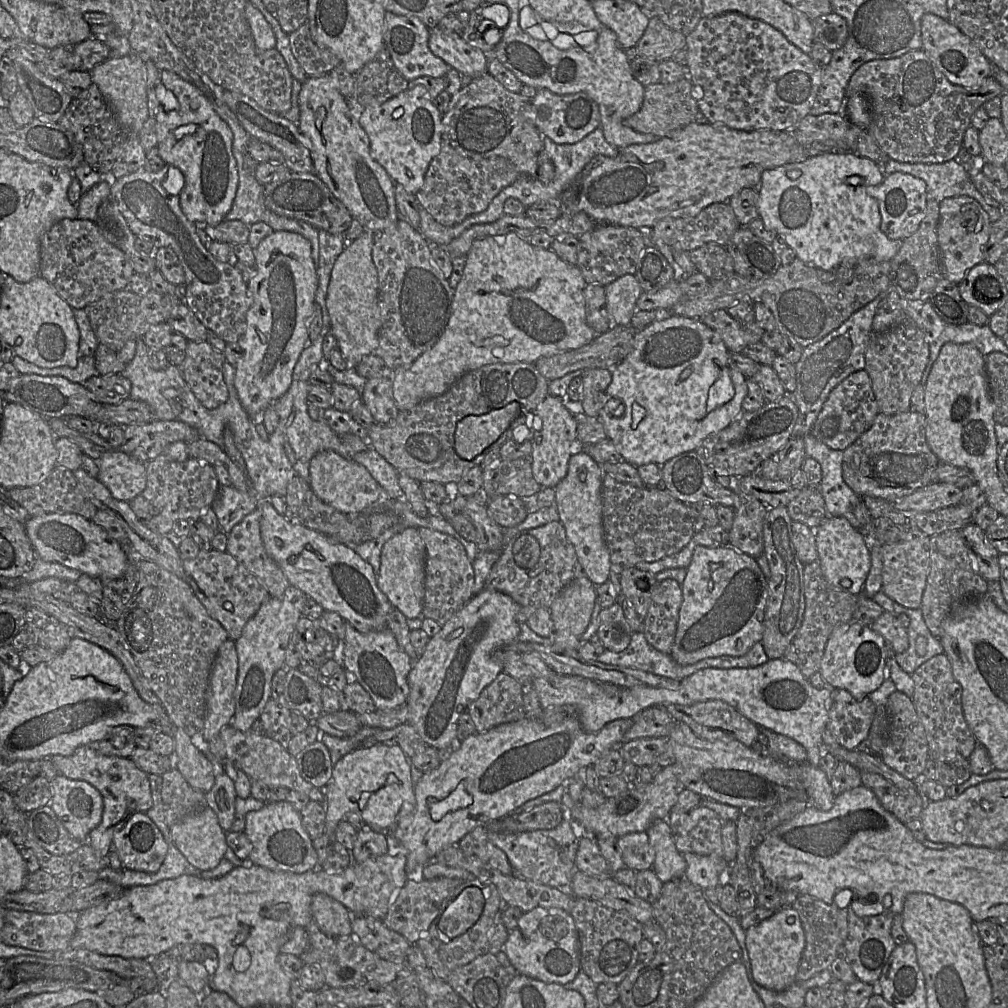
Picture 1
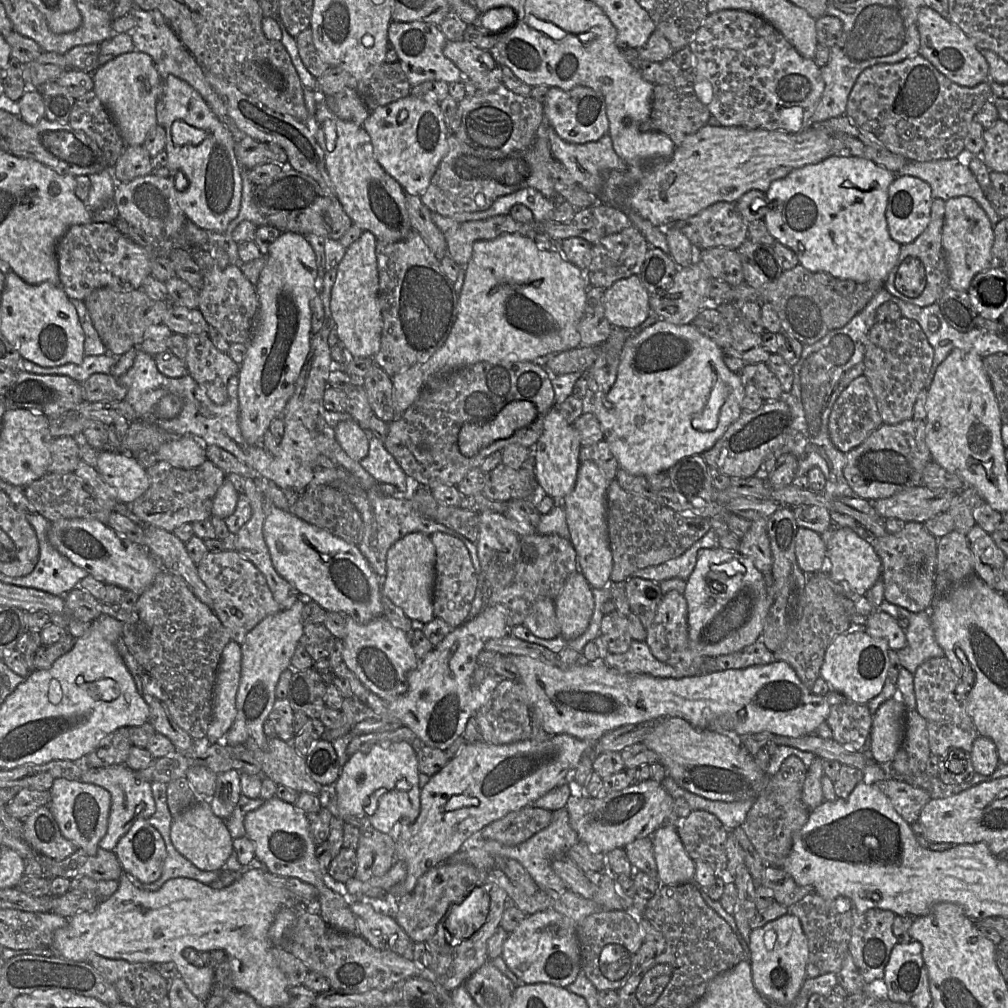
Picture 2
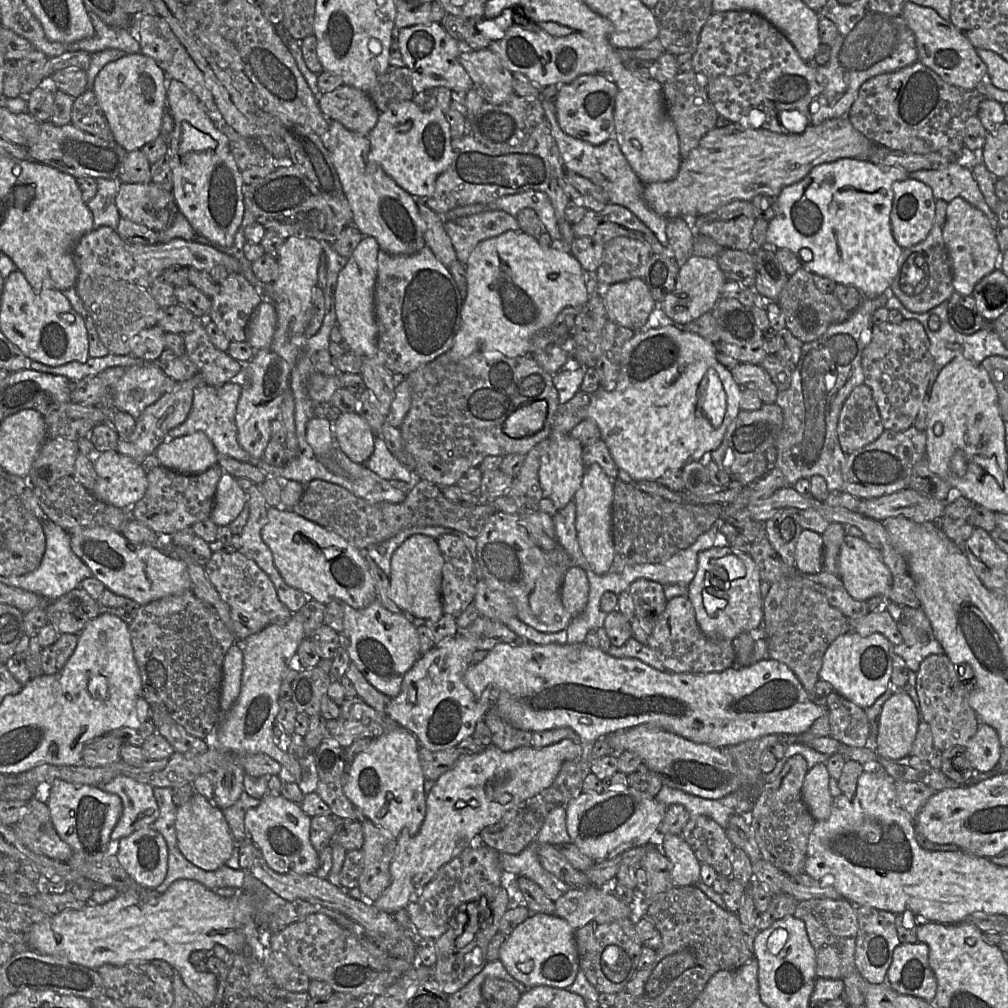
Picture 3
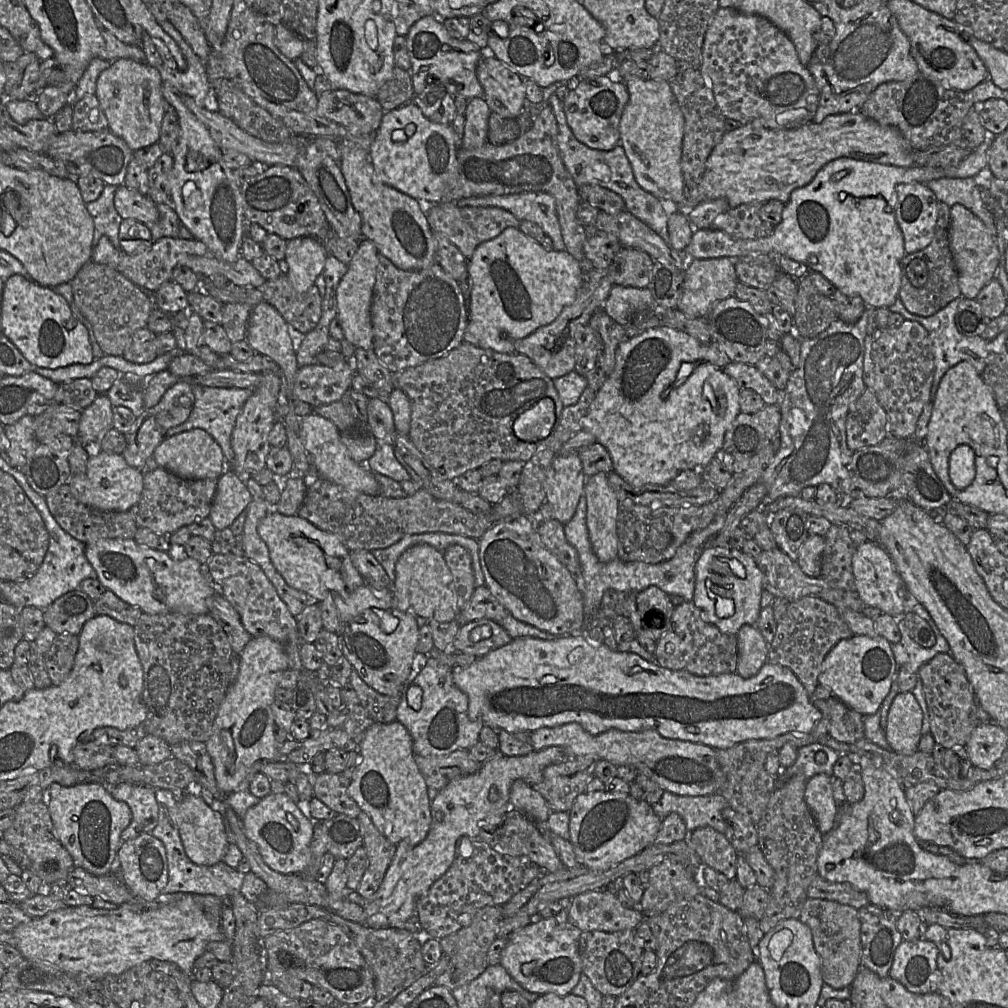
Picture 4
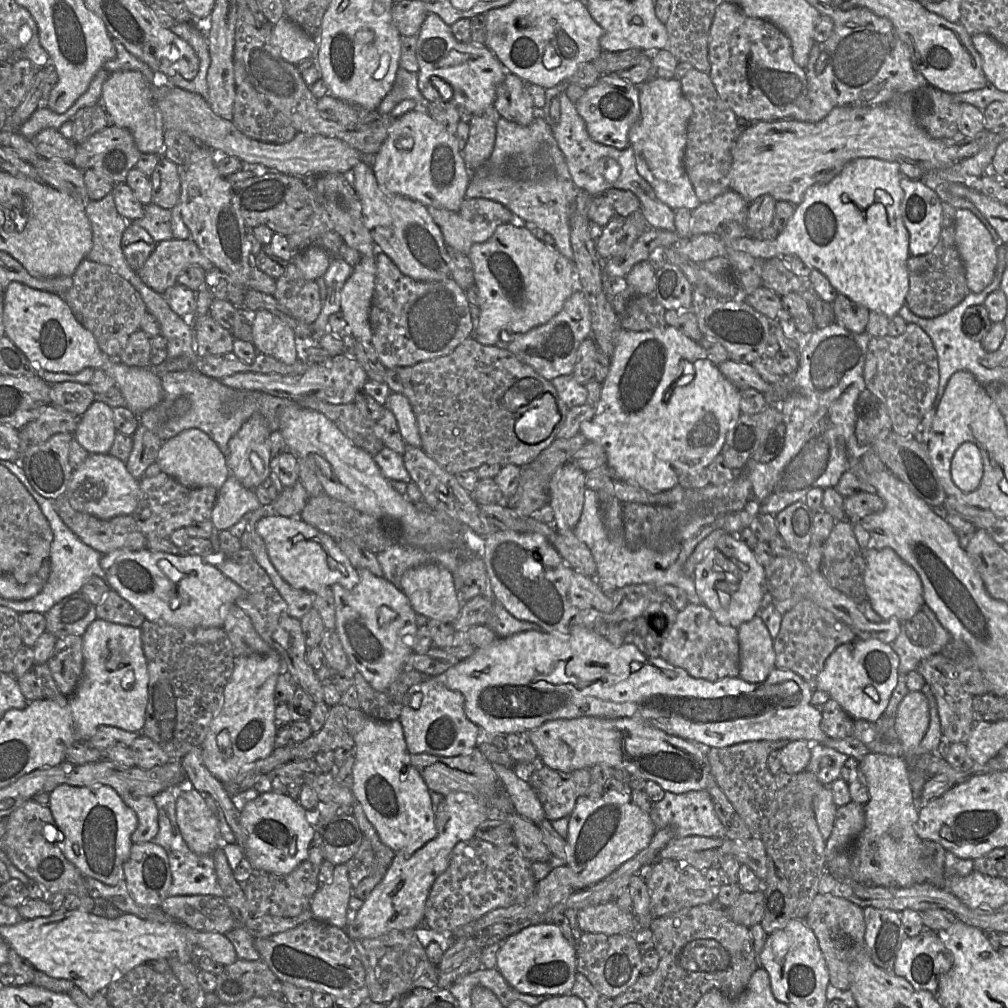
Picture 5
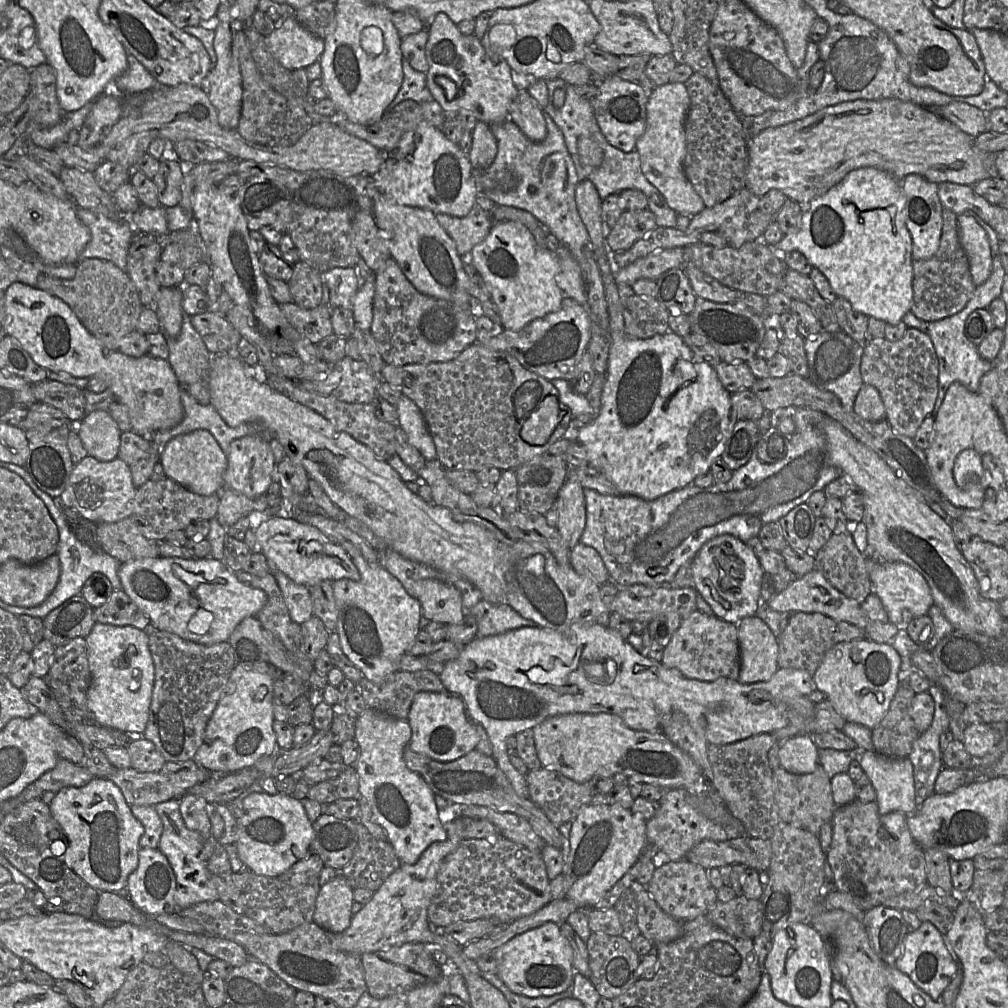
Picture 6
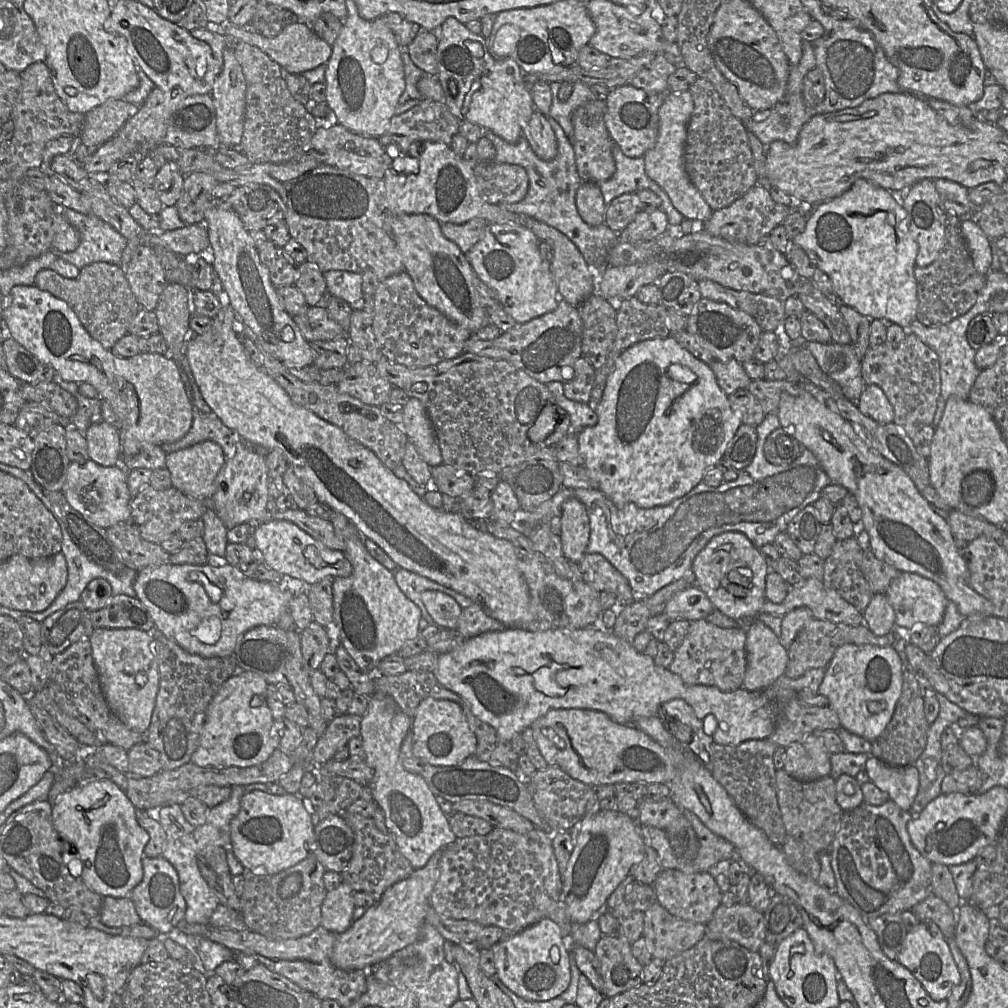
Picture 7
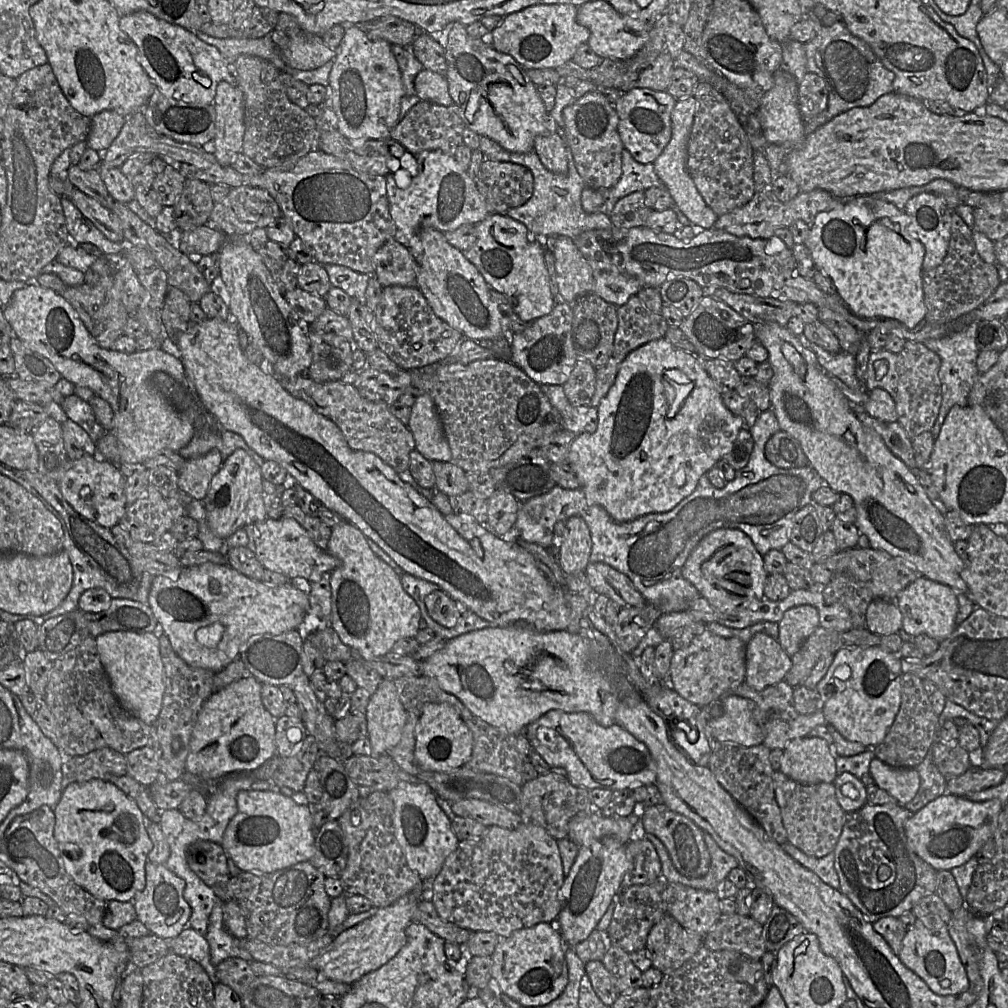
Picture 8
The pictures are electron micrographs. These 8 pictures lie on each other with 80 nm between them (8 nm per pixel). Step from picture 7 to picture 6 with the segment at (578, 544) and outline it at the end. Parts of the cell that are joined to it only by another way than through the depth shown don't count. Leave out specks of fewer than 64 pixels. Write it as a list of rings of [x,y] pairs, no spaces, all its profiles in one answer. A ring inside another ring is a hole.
[[[568,477],[560,488],[554,505],[558,514],[556,529],[569,549],[580,542],[586,525],[586,501],[583,490],[576,479]]]

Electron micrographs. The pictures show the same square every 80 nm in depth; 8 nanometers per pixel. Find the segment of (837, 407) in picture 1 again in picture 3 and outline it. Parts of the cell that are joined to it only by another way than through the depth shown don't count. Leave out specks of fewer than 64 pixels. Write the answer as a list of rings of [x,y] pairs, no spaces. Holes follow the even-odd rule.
[[[864,383],[855,387],[844,402],[839,415],[837,434],[841,449],[846,455],[849,455],[855,450],[874,442],[884,430],[885,428],[870,387]]]

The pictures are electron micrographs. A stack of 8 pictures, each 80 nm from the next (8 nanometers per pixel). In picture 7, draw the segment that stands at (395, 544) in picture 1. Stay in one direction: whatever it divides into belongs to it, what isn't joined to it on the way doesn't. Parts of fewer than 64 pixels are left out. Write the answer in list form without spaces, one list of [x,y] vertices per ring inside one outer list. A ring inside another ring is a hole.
[[[426,590],[422,592],[421,597],[437,626],[448,629],[456,628],[462,607],[452,596],[438,590]]]

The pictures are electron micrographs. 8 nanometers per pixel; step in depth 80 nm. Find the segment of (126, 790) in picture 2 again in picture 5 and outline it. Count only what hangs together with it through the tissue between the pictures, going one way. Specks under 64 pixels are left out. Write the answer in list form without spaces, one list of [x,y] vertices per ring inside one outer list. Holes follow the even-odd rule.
[[[122,796],[124,803],[129,806],[138,819],[138,825],[131,836],[133,843],[151,842],[159,831],[158,810],[154,799],[150,796]]]

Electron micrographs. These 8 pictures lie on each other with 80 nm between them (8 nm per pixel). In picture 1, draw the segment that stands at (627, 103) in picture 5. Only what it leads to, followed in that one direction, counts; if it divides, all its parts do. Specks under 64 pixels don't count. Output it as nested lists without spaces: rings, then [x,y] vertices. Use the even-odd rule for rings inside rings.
[[[537,89],[531,102],[536,109],[536,126],[541,136],[557,144],[574,144],[600,126],[599,107],[584,92],[558,95],[548,89]]]

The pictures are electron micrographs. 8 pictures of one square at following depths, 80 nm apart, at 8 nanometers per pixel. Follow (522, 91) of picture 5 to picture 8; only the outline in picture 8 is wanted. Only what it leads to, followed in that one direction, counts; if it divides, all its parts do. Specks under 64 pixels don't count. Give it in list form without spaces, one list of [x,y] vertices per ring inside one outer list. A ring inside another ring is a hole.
[[[556,130],[536,136],[533,150],[548,170],[557,174],[567,173],[566,142],[558,135]]]

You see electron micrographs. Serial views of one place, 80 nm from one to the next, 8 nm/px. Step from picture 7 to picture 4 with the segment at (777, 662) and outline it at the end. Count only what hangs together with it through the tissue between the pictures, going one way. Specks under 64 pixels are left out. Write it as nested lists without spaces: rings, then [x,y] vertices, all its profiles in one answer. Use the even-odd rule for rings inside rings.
[[[743,625],[737,633],[736,673],[747,679],[755,676],[768,661],[769,645],[756,625]]]

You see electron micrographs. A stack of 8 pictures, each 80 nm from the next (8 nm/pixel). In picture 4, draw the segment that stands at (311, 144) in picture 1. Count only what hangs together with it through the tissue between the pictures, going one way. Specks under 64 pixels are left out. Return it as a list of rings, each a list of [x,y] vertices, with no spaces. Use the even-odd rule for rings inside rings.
[[[338,142],[338,145],[341,155],[339,167],[349,190],[353,207],[360,215],[363,237],[371,240],[378,252],[399,269],[415,271],[430,267],[436,262],[436,254],[433,232],[427,221],[425,205],[384,184],[373,168],[370,152],[348,142]]]

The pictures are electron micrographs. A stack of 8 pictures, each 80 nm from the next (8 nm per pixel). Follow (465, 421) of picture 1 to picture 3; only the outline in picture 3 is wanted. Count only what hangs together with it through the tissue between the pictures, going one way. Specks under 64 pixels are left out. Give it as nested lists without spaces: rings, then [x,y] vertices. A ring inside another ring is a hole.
[[[537,400],[521,406],[509,415],[503,431],[512,438],[527,437],[539,432],[546,422],[550,422],[548,404],[545,400]]]

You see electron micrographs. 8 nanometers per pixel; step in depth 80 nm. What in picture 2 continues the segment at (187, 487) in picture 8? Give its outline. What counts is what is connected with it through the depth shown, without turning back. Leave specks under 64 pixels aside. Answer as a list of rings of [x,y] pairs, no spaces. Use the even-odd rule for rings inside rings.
[[[182,436],[163,444],[156,452],[158,461],[166,461],[174,467],[193,469],[206,460],[205,445],[193,436]]]

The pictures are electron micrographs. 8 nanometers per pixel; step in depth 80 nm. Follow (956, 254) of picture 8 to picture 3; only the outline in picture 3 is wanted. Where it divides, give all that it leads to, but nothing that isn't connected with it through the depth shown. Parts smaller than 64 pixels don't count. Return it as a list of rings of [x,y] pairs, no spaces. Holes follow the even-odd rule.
[[[936,200],[935,218],[928,236],[917,245],[902,250],[898,261],[898,272],[890,286],[894,296],[907,310],[914,313],[928,312],[944,301],[948,301],[955,292],[951,260],[943,239],[947,204],[944,200]]]

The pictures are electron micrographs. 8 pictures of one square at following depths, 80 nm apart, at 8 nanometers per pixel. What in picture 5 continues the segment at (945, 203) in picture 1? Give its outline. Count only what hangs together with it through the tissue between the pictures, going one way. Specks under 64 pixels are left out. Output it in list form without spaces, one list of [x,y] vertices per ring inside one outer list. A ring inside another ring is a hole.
[[[956,209],[955,242],[972,293],[982,292],[993,280],[997,247],[983,223],[967,209]]]

